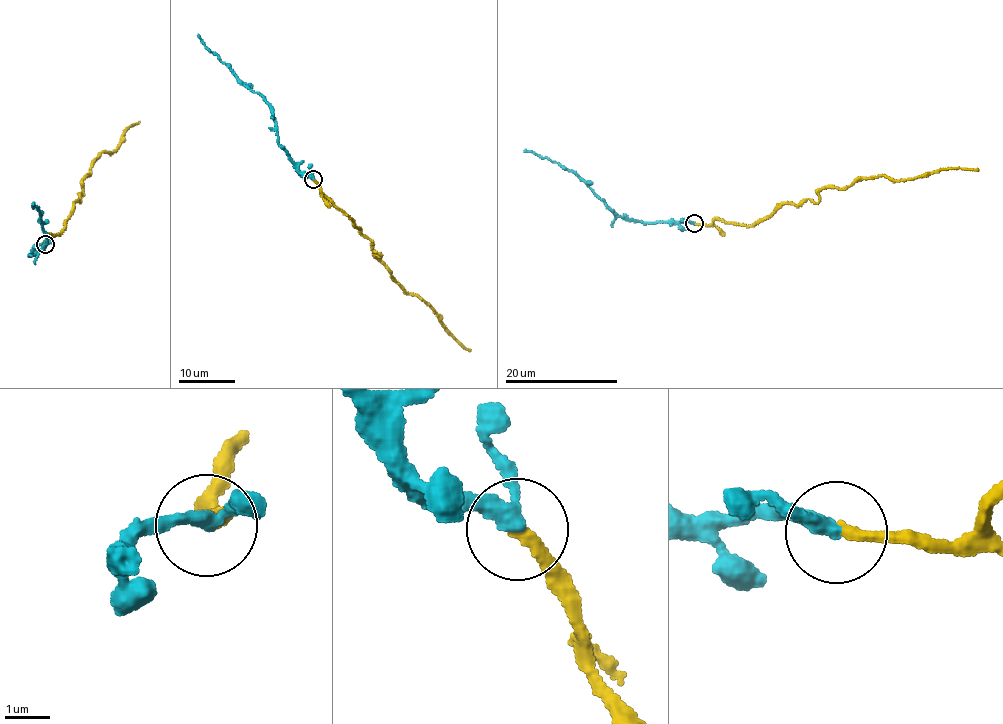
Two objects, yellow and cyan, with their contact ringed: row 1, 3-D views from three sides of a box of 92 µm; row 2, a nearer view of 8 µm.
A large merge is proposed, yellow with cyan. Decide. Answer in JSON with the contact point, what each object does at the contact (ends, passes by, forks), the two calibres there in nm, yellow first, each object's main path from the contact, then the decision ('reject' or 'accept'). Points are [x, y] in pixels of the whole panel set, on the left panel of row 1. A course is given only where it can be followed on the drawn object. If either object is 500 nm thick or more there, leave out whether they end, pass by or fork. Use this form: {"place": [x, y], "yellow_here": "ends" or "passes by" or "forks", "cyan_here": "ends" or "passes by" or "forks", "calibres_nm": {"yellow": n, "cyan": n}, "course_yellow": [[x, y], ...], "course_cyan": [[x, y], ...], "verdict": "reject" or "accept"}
{"place": [45, 244], "yellow_here": "ends", "cyan_here": "passes by", "calibres_nm": {"yellow": 240, "cyan": 280}, "course_yellow": [[46, 244], [47, 236], [62, 233], [101, 153], [115, 151], [126, 130], [139, 121]], "course_cyan": [[45, 244], [37, 244], [34, 252], [29, 253], [35, 255], [40, 252], [47, 236], [33, 204]], "verdict": "accept"}

